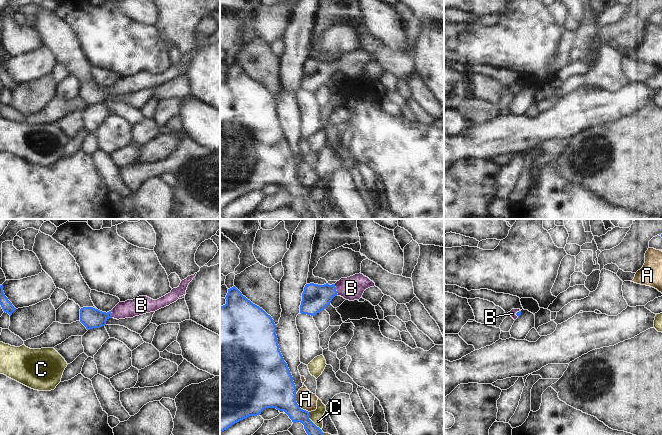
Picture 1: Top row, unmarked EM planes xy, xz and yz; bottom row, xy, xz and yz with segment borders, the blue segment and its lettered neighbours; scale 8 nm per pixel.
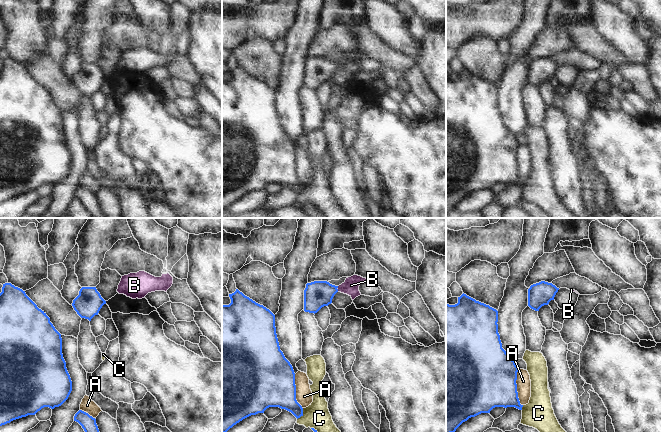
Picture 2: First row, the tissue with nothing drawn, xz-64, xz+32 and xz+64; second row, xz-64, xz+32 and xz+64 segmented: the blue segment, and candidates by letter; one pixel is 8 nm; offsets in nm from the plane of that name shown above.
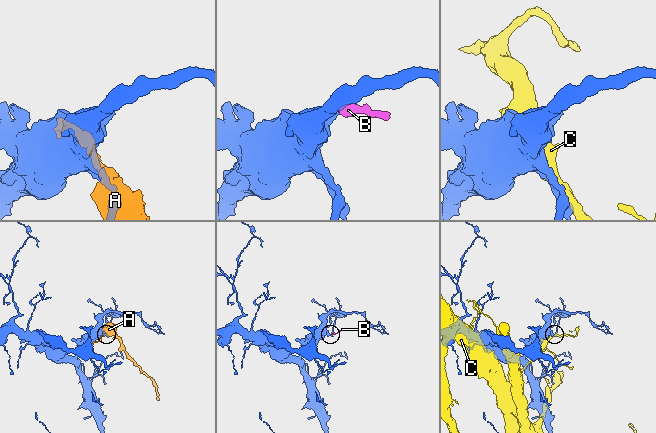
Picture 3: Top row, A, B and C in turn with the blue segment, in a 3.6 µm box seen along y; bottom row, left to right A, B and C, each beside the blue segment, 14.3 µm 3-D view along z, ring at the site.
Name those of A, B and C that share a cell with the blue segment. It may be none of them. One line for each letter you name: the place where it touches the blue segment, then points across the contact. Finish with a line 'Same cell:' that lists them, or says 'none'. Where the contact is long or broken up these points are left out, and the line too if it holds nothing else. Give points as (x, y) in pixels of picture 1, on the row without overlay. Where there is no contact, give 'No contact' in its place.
B: Touches blue at xz (335, 65). Path across: xz (315, 74), (335, 65), (351, 64)
Same cell: B

